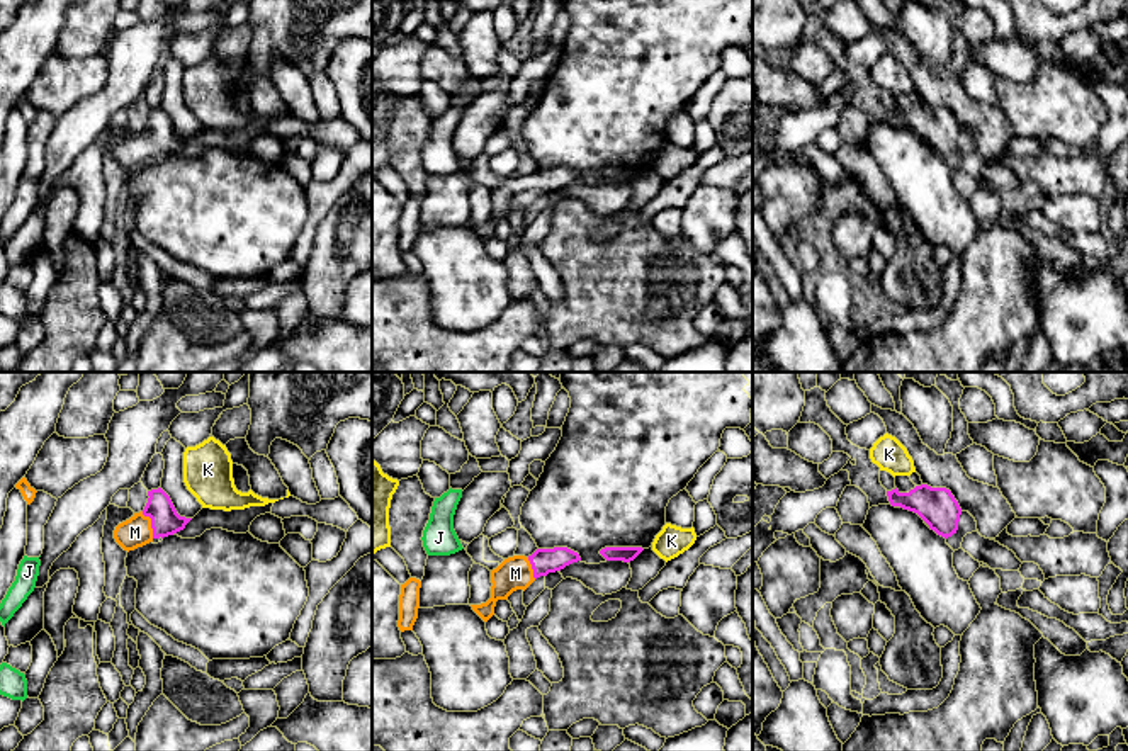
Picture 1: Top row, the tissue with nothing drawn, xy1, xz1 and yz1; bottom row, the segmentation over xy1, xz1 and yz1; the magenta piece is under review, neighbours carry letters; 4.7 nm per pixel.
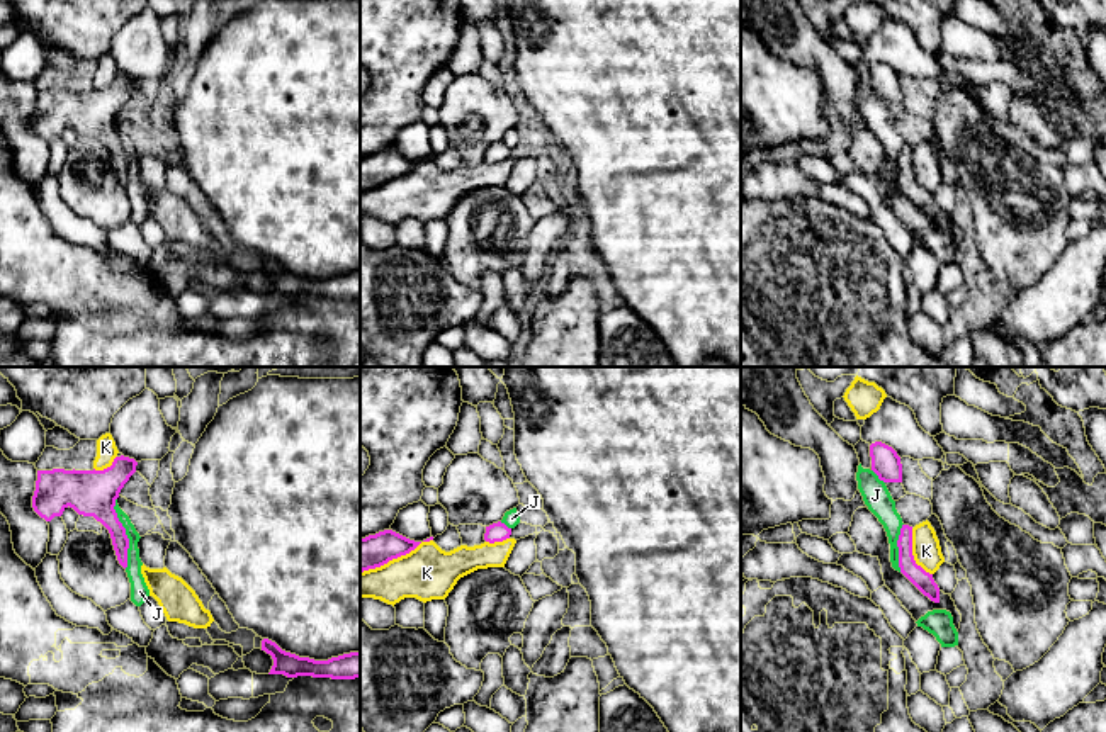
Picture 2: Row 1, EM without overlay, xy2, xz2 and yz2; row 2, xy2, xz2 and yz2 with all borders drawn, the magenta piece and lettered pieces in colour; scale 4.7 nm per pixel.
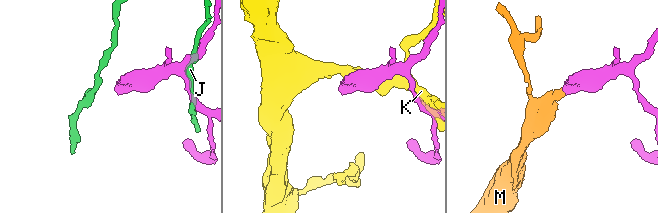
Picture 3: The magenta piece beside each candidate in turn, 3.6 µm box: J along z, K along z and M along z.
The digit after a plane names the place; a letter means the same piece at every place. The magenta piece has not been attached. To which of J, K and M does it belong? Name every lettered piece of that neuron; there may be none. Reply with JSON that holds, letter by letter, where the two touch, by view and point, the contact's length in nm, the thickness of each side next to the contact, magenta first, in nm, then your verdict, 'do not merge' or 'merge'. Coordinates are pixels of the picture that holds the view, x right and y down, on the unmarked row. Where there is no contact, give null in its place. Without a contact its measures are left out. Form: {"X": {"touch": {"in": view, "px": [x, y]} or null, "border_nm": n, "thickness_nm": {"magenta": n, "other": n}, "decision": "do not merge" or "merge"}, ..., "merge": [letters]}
{"J": {"touch": {"in": "xy2", "px": [124, 153]}, "border_nm": 340, "thickness_nm": {"magenta": 220, "other": 70}, "decision": "do not merge"}, "K": {"touch": {"in": "xz2", "px": [396, 177]}, "border_nm": 380, "thickness_nm": {"magenta": 160, "other": 260}, "decision": "do not merge"}, "M": {"touch": {"in": "xy1", "px": [152, 143]}, "border_nm": 140, "thickness_nm": {"magenta": 140, "other": 140}, "decision": "merge"}, "merge": ["M"]}

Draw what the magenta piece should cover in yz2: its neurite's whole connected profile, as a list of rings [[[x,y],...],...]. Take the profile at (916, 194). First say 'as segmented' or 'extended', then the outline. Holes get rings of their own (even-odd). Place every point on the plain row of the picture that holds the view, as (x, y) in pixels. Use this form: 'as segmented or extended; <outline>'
as segmented; [[[902,144],[897,160],[899,166],[899,187],[900,192],[931,221],[940,222],[940,207],[933,199],[933,194],[926,192],[916,183],[912,175],[912,146]]]

